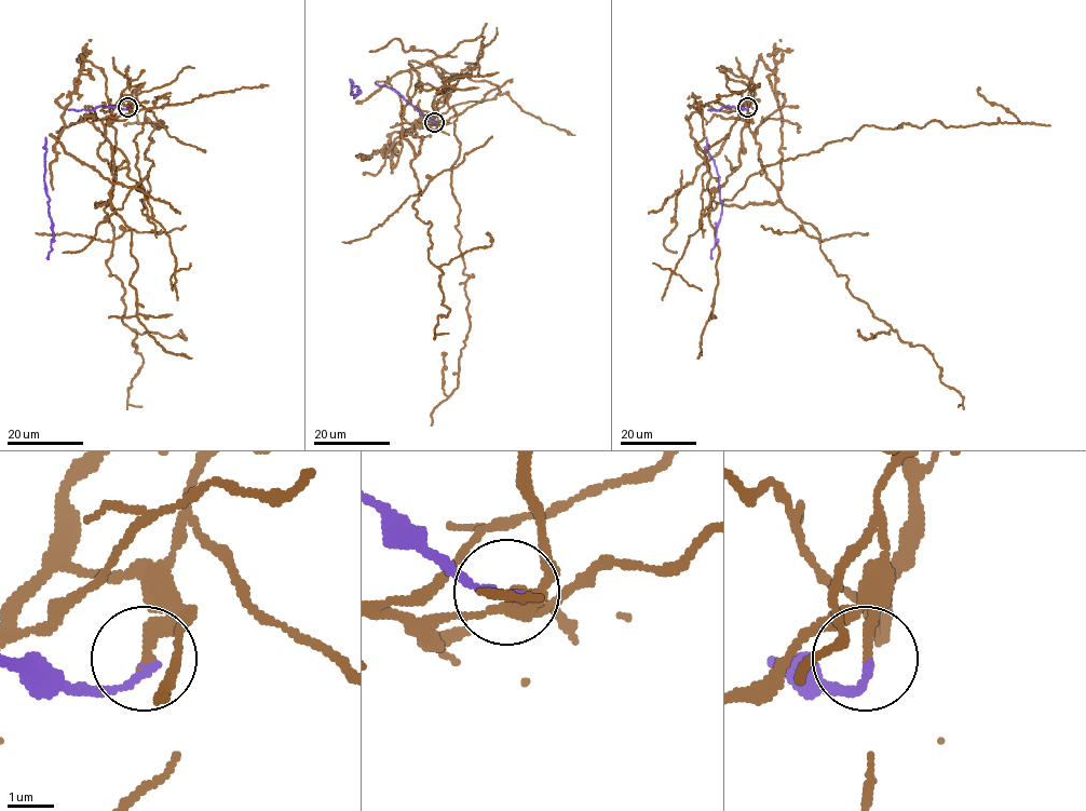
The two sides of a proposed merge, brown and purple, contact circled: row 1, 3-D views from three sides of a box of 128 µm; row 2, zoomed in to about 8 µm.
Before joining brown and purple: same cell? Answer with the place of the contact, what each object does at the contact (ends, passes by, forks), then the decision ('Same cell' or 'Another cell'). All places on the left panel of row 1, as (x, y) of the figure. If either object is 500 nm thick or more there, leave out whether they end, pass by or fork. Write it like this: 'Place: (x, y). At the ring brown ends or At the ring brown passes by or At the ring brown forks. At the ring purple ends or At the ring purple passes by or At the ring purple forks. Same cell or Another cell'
Place: (127, 107). At the ring brown ends. At the ring purple ends. Another cell

